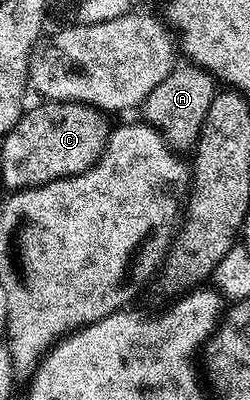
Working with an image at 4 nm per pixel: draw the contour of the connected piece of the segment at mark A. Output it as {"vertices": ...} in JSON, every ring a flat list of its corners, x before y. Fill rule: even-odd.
{"vertices":[[184,63,181,69,180,66,173,68,172,73,166,75,166,79,162,79,162,83,158,83,158,87,154,87,154,91,150,91,150,95,146,95,142,106,142,112,144,112,143,120,160,134,164,144,170,150,184,155,182,153,186,152,187,149,189,152,195,146,198,138,200,138,202,123,206,119,206,111,210,111,210,103,216,98,217,92,217,82,209,77,203,69,199,69,191,63]]}

